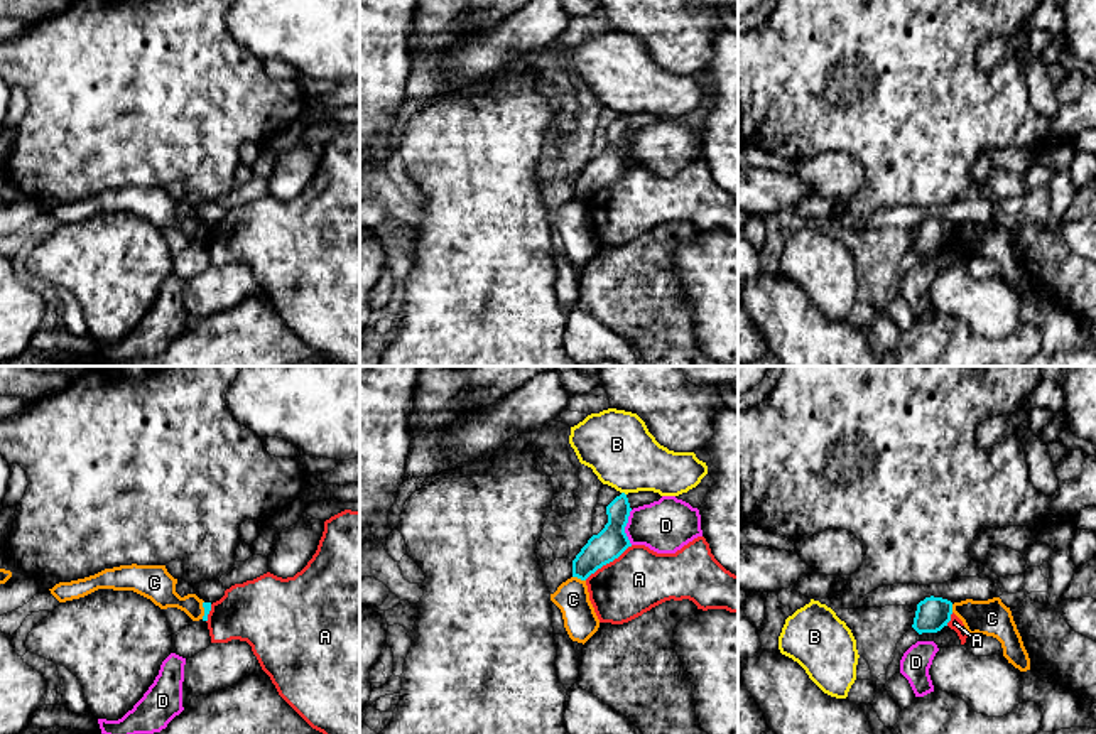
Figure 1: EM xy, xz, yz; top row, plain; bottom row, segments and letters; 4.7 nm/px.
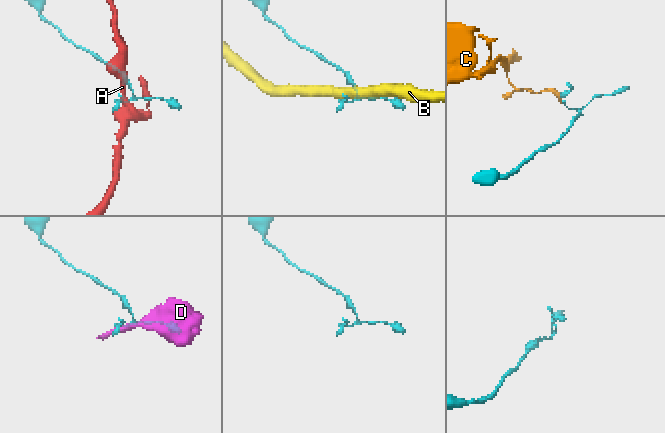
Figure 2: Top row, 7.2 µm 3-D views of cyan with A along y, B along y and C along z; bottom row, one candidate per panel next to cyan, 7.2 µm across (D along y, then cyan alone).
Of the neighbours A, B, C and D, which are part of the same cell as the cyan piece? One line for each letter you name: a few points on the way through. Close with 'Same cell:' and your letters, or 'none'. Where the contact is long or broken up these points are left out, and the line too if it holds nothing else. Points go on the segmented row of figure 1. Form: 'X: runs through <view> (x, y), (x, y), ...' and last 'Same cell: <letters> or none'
Same cell: none

